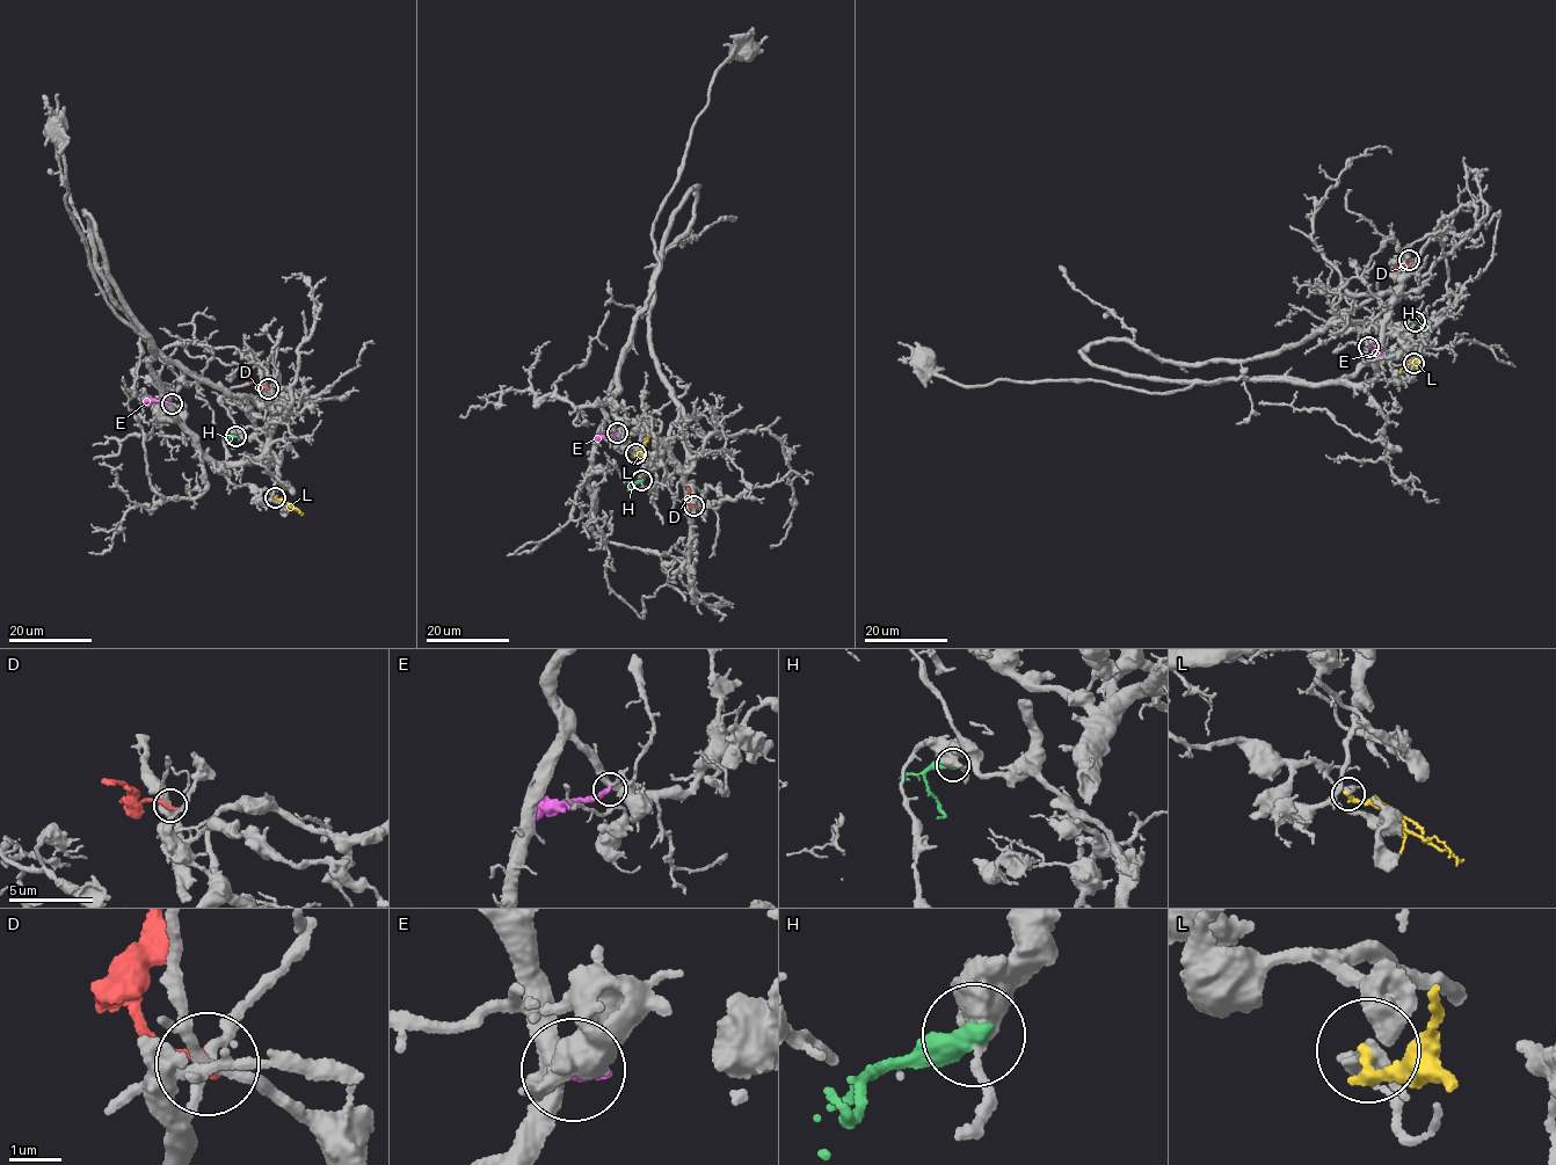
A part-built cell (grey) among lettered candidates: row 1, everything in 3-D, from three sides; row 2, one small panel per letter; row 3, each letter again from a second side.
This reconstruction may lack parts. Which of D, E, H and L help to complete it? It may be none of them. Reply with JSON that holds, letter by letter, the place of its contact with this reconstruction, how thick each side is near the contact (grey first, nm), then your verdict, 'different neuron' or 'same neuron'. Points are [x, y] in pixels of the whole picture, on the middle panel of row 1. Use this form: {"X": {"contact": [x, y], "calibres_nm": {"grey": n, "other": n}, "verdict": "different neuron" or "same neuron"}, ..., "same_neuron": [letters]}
{"D": {"contact": [693, 505], "calibres_nm": {"grey": 170, "other": 260}, "verdict": "different neuron"}, "E": {"contact": [617, 432], "calibres_nm": {"grey": 320, "other": 260}, "verdict": "different neuron"}, "H": {"contact": [641, 480], "calibres_nm": {"grey": 400, "other": 440}, "verdict": "different neuron"}, "L": {"contact": [635, 453], "calibres_nm": {"grey": 280, "other": 240}, "verdict": "different neuron"}, "same_neuron": []}

